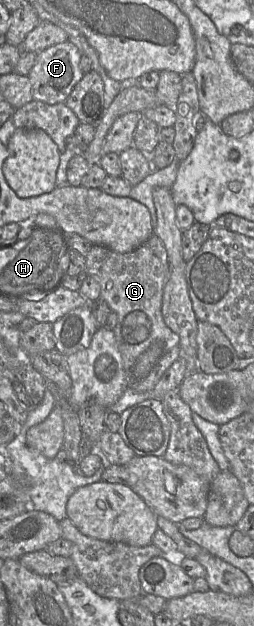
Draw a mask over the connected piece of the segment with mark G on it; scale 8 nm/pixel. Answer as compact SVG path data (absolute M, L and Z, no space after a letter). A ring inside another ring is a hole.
M154 233L144 244L127 253L92 245L85 256L85 272L97 280L101 298L117 314L117 324L113 331L123 360L127 388L137 392L151 392L165 371L180 357L179 336L166 325L162 316L163 289L169 278L170 265L161 239Z

